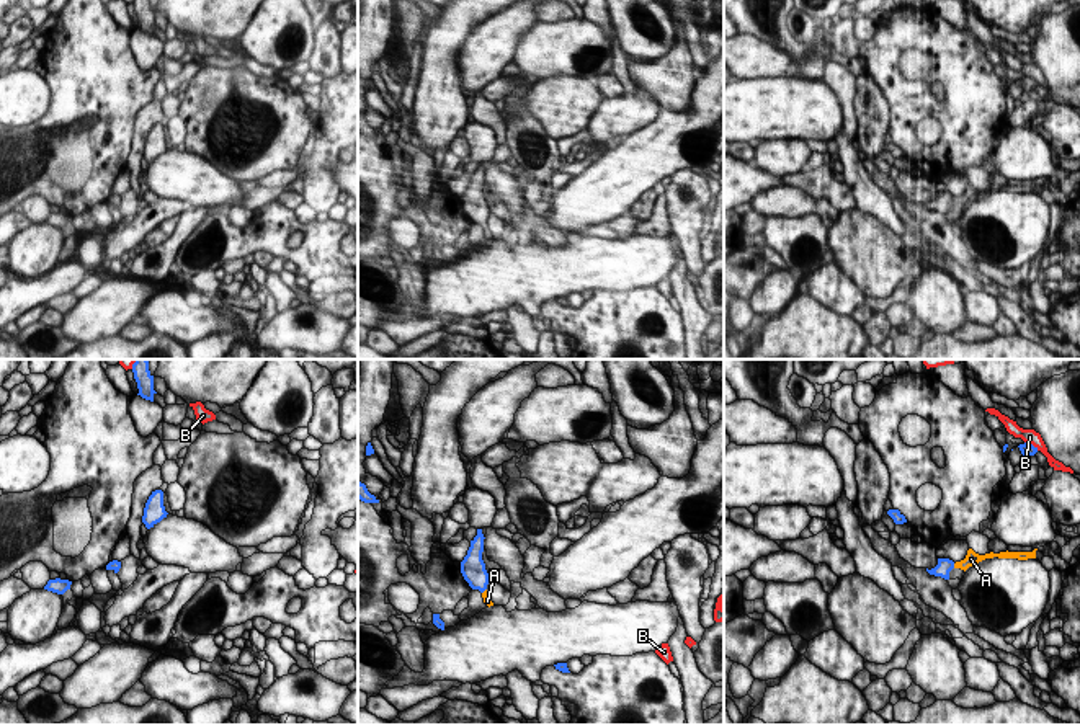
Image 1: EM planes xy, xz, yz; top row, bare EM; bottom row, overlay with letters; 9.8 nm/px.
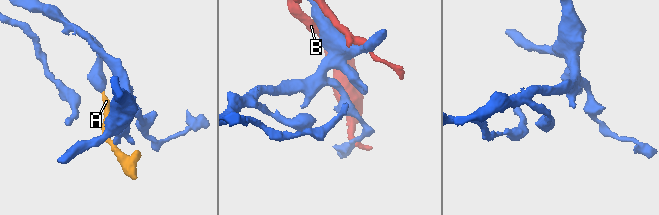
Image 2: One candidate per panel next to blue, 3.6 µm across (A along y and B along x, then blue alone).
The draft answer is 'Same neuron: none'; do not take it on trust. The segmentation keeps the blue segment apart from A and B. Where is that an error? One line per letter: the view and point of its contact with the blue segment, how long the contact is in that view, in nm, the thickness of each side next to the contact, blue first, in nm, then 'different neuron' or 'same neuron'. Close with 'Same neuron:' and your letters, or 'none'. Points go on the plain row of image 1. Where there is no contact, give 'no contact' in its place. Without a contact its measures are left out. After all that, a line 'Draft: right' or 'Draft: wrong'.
A: meets blue in yz at (953, 200); contact 50 nm long; 160 nm thick on the blue side, 130 nm on the other; same neuron
B: meets blue in yz at (1031, 79); contact 170 nm long; 130 nm thick on the blue side, 160 nm on the other; different neuron
Same neuron: A
Draft: wrong

